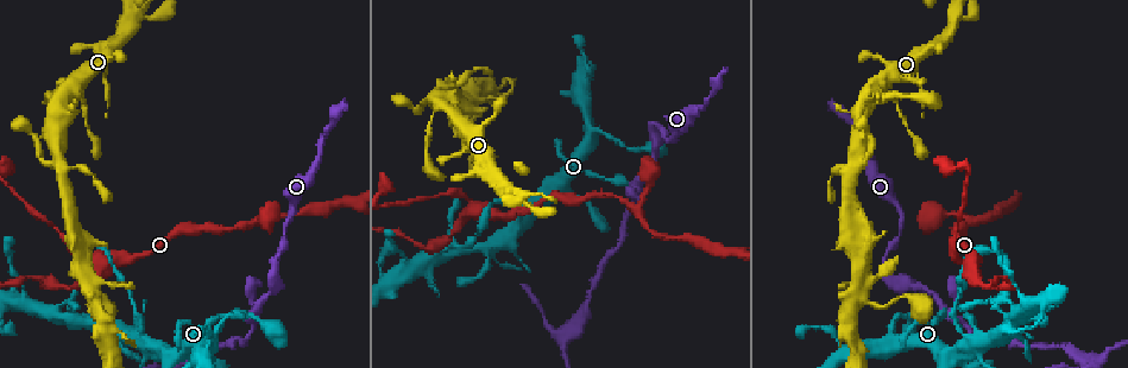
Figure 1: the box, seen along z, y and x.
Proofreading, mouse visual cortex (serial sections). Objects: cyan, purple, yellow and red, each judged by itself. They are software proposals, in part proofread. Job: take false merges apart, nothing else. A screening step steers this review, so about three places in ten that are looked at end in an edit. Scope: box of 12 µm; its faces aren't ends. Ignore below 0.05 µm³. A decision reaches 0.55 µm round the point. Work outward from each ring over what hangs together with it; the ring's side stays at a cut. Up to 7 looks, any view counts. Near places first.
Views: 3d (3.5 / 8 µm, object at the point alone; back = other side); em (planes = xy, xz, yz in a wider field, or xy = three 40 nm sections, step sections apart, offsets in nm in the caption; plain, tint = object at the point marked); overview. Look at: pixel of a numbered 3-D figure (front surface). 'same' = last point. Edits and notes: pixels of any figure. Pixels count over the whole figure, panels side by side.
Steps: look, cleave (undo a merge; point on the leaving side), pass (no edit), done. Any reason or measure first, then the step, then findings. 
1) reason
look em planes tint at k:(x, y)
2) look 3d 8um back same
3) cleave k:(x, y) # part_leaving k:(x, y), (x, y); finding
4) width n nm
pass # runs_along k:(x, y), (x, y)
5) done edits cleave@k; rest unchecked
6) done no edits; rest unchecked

three arms meet
look 3d 3.5um back at 1:(637, 187)

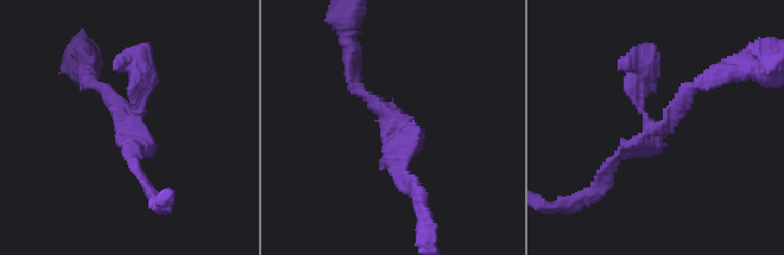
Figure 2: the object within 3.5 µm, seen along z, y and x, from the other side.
look em xy step 1 tint at 2:(657, 127)

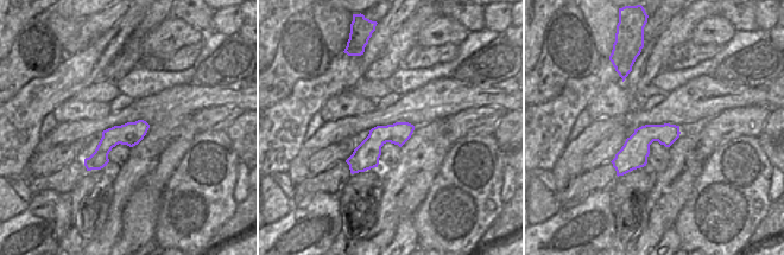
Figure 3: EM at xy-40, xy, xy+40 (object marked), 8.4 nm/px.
cut it another way
look em xy step 5 tint same

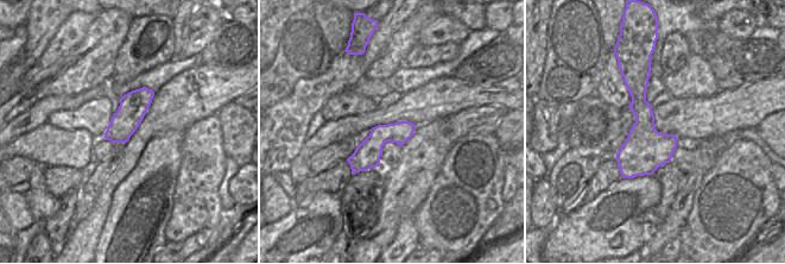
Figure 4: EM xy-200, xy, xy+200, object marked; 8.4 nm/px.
arms 3
cleave 2:(138, 67) # part_leaving 2:(137, 107), (137, 70), (115, 70); a second cell is stuck on

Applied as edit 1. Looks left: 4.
look overview

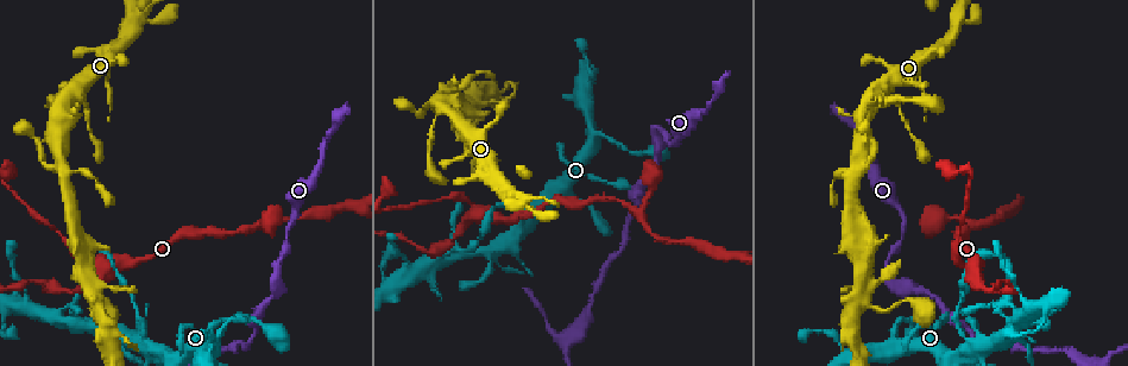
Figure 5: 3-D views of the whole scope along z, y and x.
three arms meet
look 3d 8um back at 5:(970, 269)

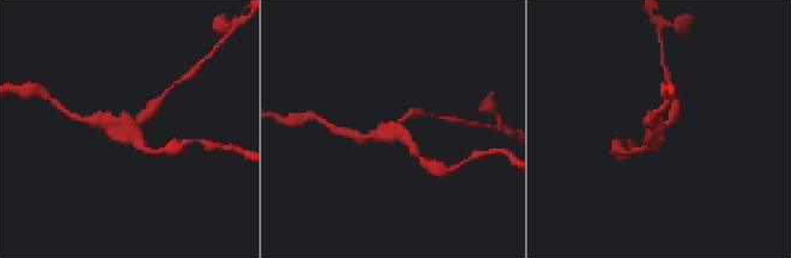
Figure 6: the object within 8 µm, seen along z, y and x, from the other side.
arms 3; arm_widths 200, 300, 300 nm
look em xy step 1 tint at 6:(662, 128)

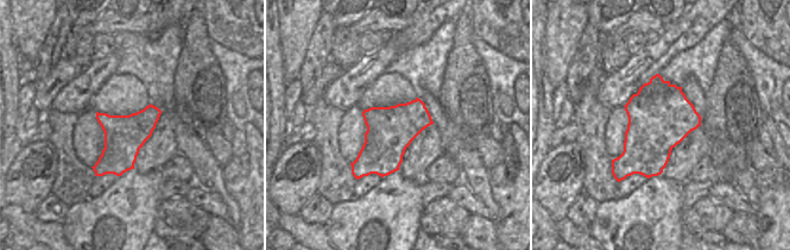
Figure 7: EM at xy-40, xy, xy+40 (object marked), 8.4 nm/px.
width 400 nm
cleave 6:(151, 105) # part_leaving 6:(138, 123), (175, 86); two cells meet here

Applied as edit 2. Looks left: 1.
done edits cleave@2, cleave@6; rest unchecked

